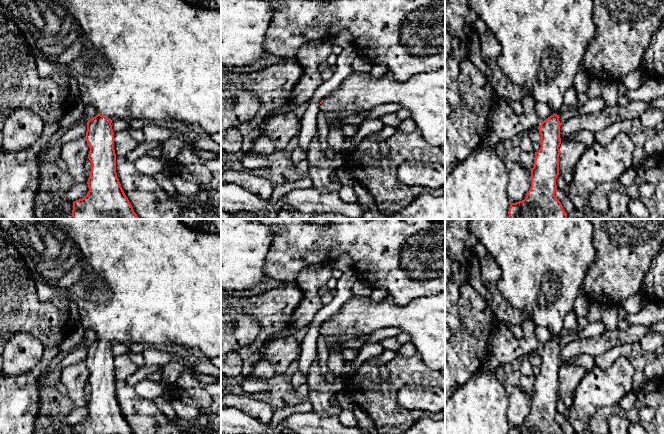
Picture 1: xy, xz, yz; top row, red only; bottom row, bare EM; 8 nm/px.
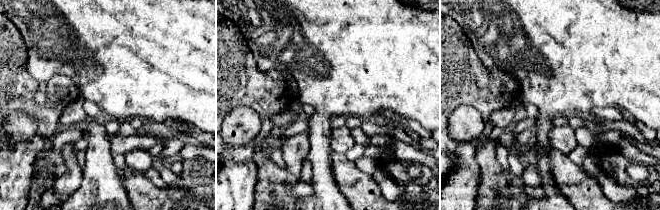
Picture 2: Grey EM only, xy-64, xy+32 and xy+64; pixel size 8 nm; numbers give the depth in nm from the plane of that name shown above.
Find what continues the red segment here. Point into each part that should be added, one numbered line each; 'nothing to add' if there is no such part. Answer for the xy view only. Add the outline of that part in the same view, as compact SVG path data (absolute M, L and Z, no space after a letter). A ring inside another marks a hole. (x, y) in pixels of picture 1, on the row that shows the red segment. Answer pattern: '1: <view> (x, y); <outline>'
1: xy (151, 60); M0 0L0 13L13 21L24 35L38 75L72 77L79 87L81 102L94 106L99 114L127 122L140 119L146 123L154 120L196 123L210 137L221 132L221 7L194 6L184 0Z

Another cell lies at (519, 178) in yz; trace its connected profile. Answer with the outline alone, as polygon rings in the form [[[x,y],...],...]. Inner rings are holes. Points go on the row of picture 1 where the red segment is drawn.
[[[506,160],[504,164],[508,174],[507,194],[510,203],[524,200],[531,187],[531,171],[519,162]]]

